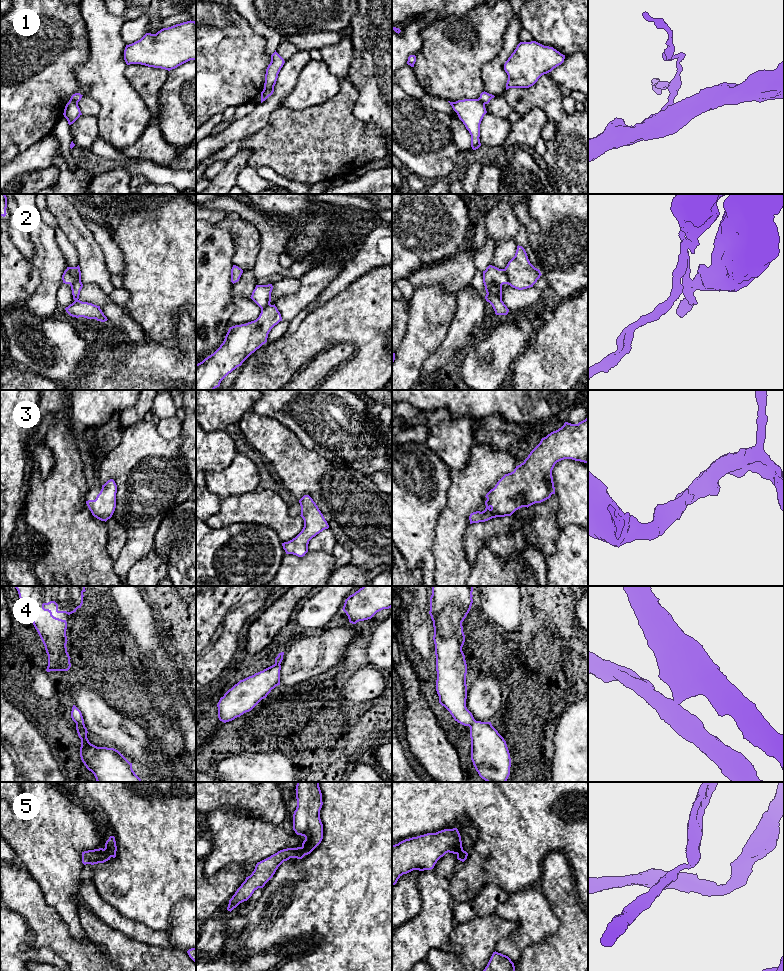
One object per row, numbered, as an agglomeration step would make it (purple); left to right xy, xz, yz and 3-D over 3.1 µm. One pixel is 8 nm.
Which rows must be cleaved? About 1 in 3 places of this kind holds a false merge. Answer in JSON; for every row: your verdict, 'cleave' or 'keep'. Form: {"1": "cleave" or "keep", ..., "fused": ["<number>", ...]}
{"1": "cleave", "2": "cleave", "3": "keep", "4": "cleave", "5": "keep", "fused": ["1", "2", "4"]}

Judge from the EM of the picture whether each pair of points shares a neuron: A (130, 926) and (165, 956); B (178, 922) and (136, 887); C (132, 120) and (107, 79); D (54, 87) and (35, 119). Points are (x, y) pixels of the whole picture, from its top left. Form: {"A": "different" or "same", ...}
{"A": "different", "B": "different", "C": "same", "D": "same"}

